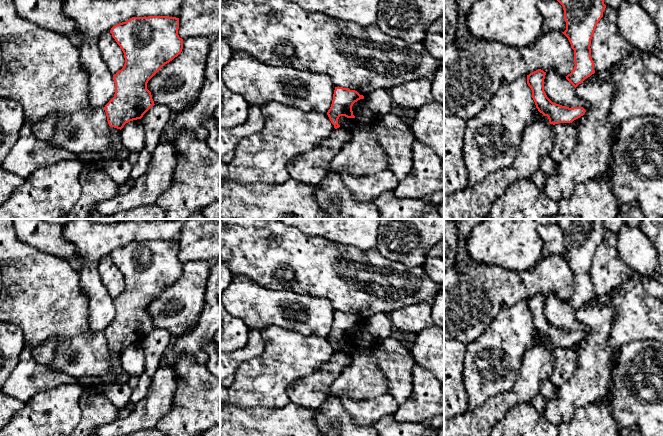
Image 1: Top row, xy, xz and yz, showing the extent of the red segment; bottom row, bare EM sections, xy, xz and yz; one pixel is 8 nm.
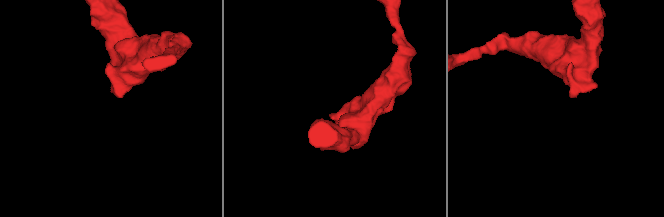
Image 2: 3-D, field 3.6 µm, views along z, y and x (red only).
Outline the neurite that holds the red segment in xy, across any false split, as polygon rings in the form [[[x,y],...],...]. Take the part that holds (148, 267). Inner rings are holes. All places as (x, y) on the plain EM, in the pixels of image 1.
[[[169,240],[132,241],[111,252],[110,257],[124,277],[125,288],[121,294],[113,299],[115,318],[104,331],[110,351],[121,354],[126,347],[141,343],[155,329],[151,316],[147,313],[147,307],[165,288],[182,276],[183,263],[179,261],[178,253],[179,242]]]

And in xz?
[[[339,310],[335,311],[332,328],[327,336],[327,339],[335,353],[340,351],[338,348],[338,343],[340,340],[355,342],[353,339],[352,330],[360,323],[364,323],[364,320],[360,319],[355,314],[350,314]]]

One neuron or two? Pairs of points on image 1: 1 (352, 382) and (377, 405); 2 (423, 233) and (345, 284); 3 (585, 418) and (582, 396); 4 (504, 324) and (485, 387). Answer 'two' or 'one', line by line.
1: two
2: two
3: two
4: one

